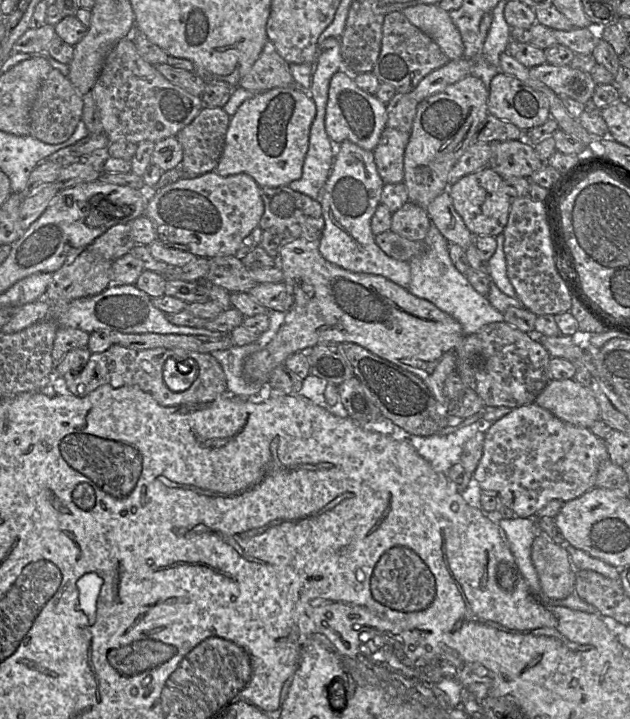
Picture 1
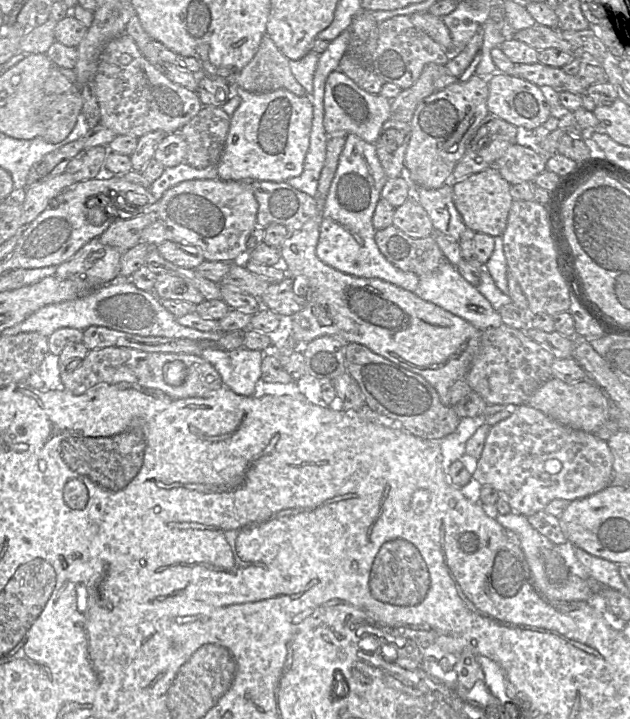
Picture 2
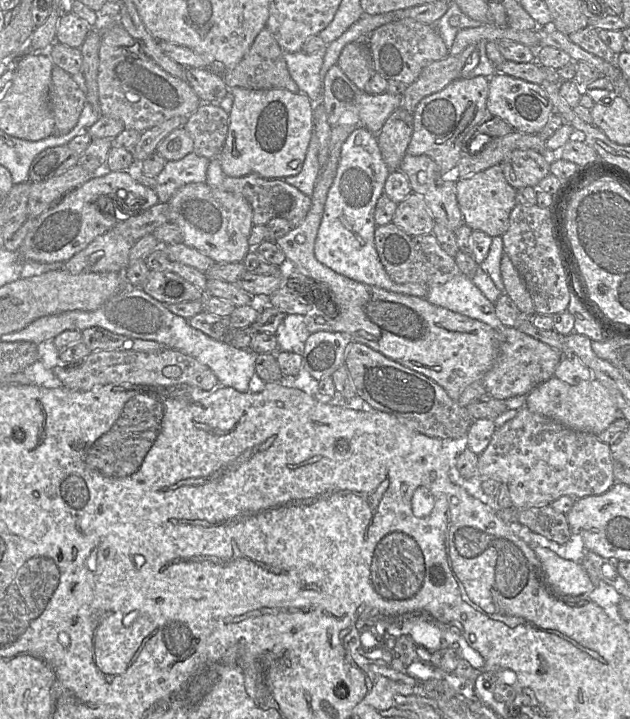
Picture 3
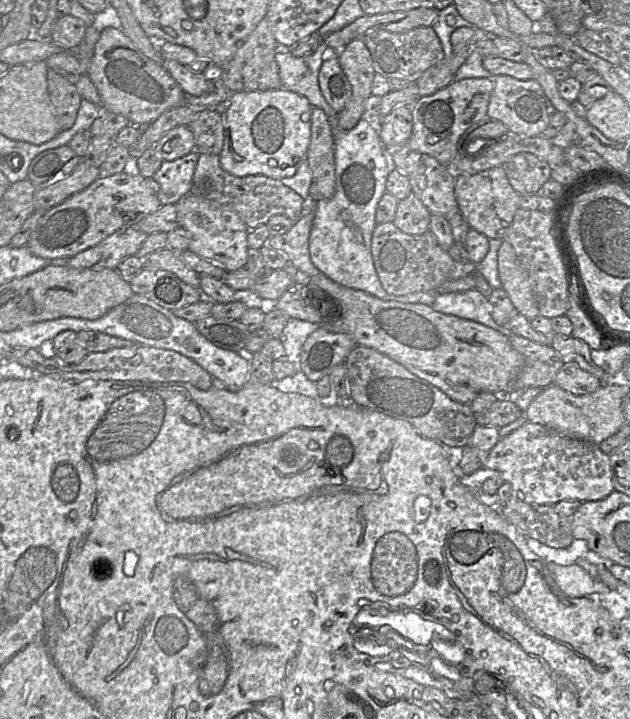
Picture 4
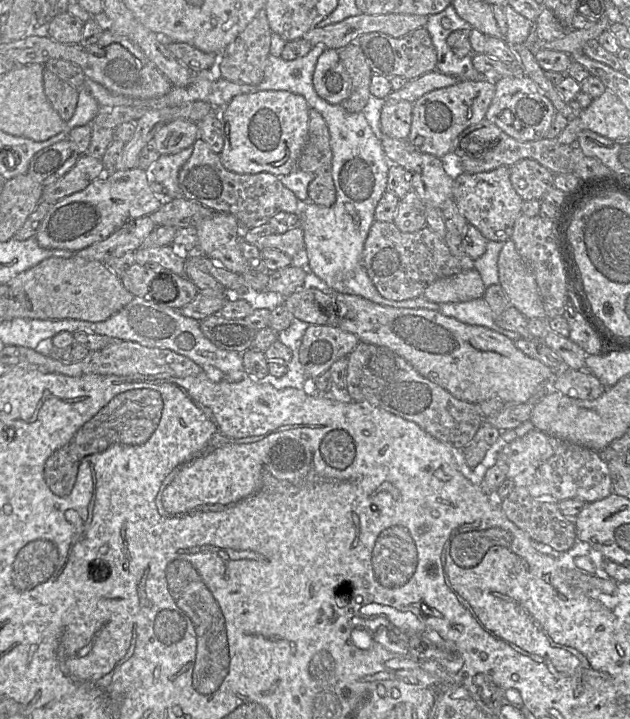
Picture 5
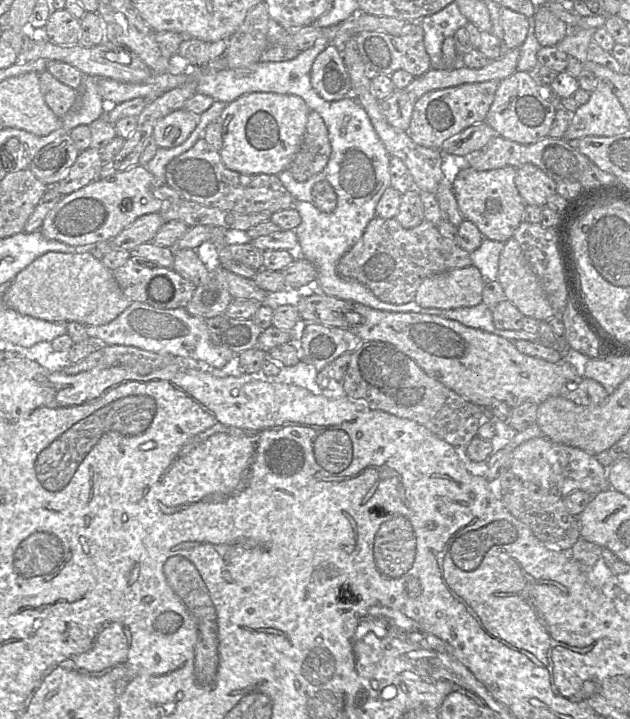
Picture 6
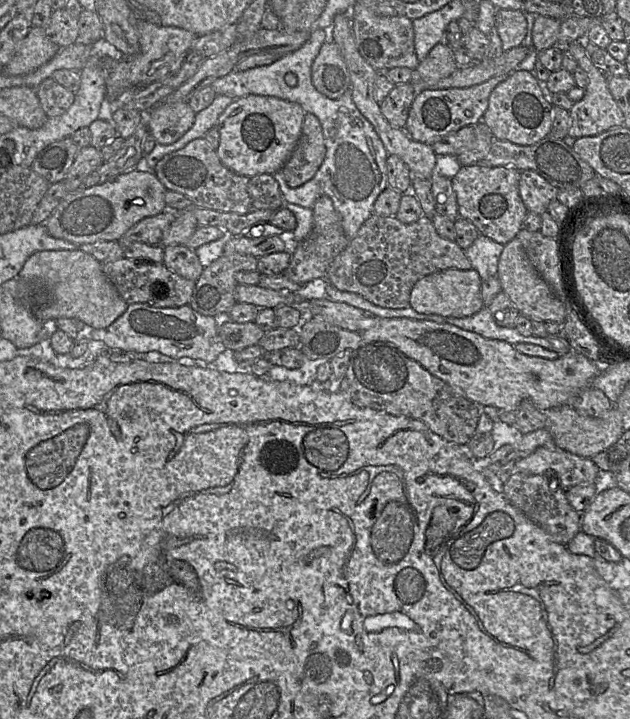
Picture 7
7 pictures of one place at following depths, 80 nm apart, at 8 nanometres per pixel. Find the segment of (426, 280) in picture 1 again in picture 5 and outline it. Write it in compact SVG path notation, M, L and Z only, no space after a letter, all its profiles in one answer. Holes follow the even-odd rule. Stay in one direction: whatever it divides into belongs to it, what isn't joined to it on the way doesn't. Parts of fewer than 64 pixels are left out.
M483 297L467 302L442 303L439 305L438 312L444 316L452 317L465 324L489 328L513 341L521 339L518 333L500 328L494 323L492 311Z

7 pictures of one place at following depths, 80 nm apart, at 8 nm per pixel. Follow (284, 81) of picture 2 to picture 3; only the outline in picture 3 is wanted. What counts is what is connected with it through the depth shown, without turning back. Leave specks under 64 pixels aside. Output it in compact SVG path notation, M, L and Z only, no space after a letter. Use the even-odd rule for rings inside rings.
M265 27L257 35L243 59L233 69L221 76L223 76L228 88L241 87L253 90L287 89L292 93L299 93L300 90L297 84L289 74L284 53L272 33Z

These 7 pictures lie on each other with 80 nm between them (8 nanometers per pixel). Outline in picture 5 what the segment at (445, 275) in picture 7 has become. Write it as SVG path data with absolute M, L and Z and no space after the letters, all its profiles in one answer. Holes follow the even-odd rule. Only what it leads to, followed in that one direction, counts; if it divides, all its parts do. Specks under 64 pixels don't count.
M476 269L440 278L428 285L423 297L431 302L459 303L483 297L485 286Z

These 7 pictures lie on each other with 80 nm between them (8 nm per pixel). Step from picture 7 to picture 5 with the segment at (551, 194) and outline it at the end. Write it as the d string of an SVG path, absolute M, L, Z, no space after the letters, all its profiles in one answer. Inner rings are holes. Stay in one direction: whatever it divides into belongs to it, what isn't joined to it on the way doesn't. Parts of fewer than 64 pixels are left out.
M522 159L509 169L511 184L523 201L542 200L544 193L553 187L554 175L535 160Z

